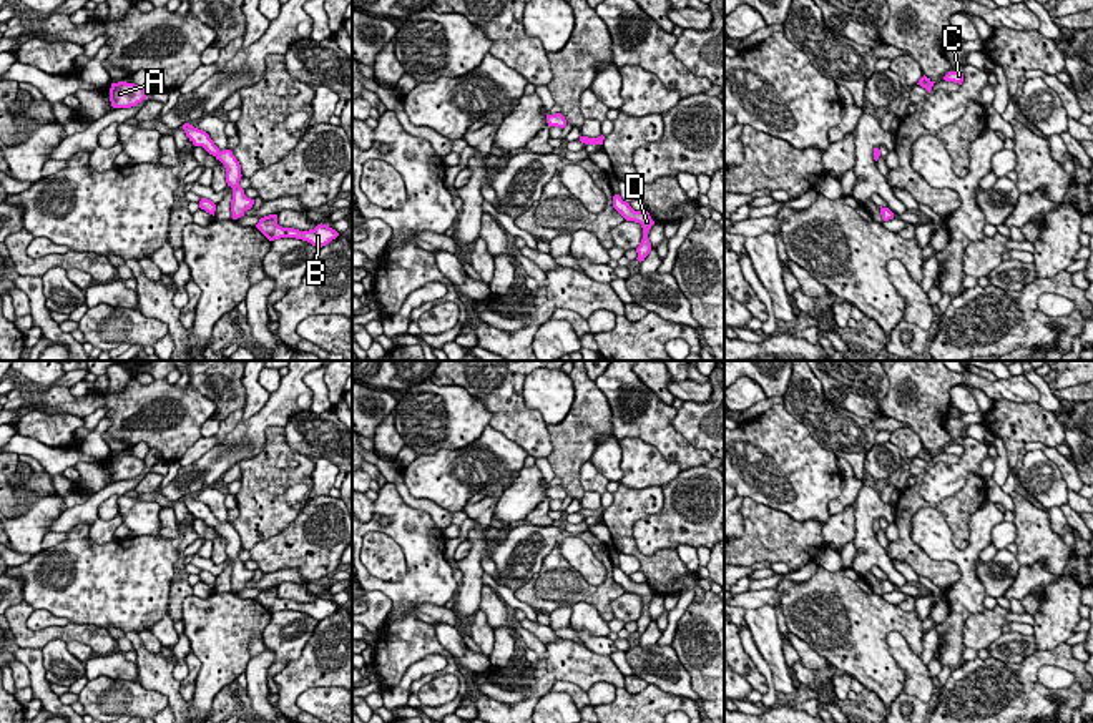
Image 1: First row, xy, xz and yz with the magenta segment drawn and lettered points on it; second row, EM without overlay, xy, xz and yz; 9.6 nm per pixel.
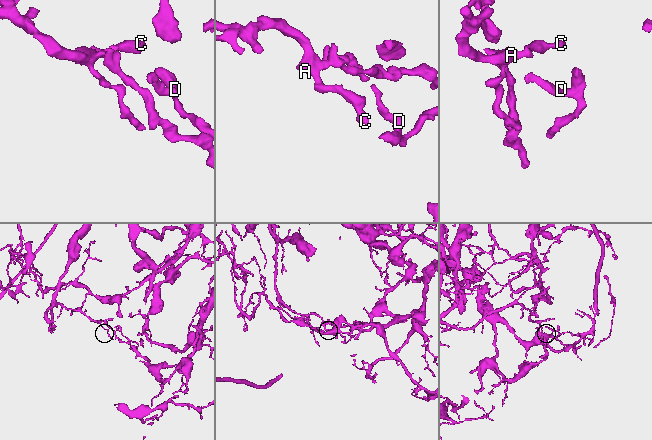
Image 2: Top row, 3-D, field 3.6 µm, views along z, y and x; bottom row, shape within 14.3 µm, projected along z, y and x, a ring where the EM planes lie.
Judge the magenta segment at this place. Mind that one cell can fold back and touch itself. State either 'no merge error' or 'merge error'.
merge error

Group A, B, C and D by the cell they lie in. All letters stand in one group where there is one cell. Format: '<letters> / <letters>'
A C / B D

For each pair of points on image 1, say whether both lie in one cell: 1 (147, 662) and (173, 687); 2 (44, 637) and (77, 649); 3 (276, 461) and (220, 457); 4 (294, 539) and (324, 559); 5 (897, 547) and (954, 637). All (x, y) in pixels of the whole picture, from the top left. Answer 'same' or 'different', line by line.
1: same
2: different
3: different
4: same
5: different

